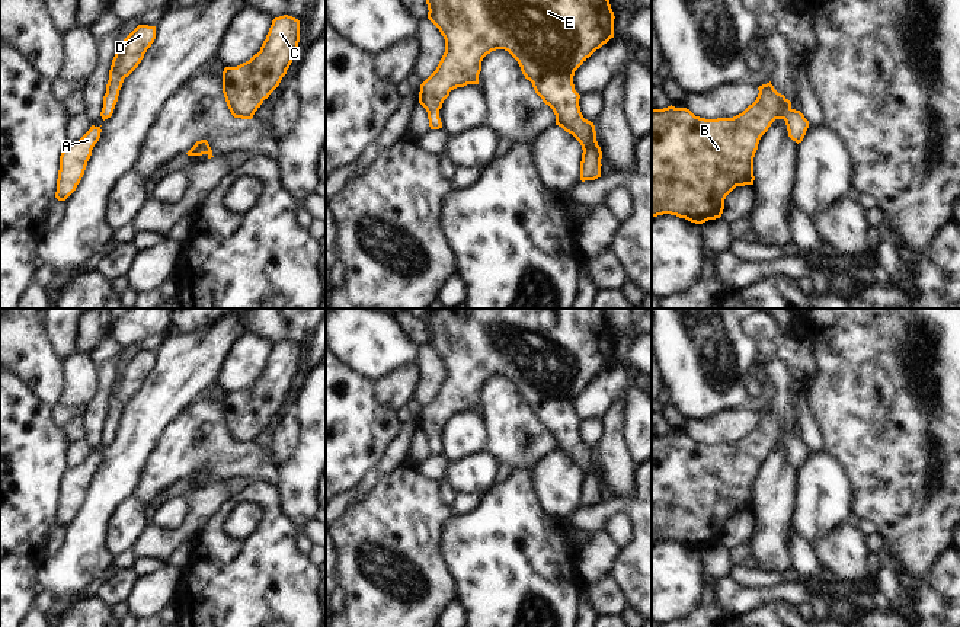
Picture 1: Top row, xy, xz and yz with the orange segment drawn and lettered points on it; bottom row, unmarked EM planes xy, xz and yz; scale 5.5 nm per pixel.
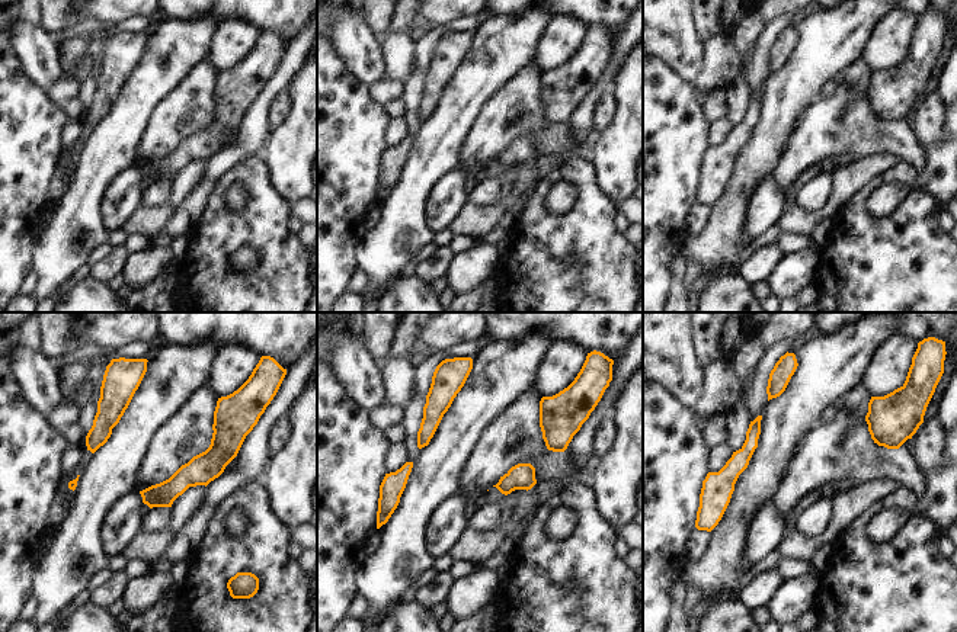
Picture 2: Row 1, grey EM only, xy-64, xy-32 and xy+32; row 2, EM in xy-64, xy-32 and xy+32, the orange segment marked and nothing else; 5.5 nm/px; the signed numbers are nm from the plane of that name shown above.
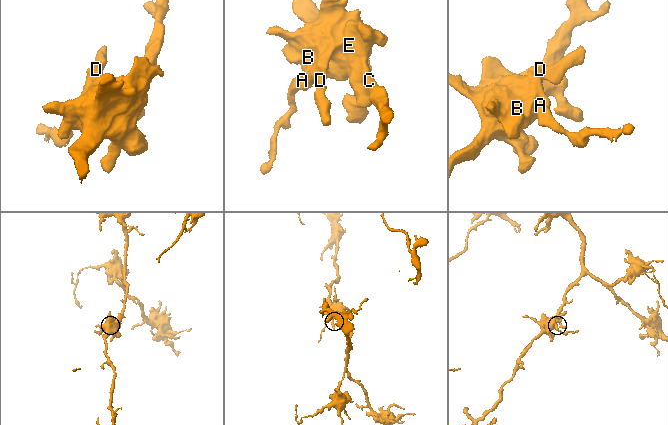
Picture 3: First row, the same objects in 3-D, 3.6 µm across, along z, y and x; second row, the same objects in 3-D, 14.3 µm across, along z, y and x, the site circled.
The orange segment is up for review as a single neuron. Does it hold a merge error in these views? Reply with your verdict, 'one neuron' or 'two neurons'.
one neuron

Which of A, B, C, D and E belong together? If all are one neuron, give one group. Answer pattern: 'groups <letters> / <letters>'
groups A B C D E

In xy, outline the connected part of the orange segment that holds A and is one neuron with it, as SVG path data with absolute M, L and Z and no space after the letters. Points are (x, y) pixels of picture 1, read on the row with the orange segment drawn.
M100 127L90 129L76 143L68 143L60 156L55 198L65 201L80 183L95 144L100 138Z

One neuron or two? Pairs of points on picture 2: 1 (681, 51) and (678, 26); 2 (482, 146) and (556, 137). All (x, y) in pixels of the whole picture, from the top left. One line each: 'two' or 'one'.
1: one
2: one

